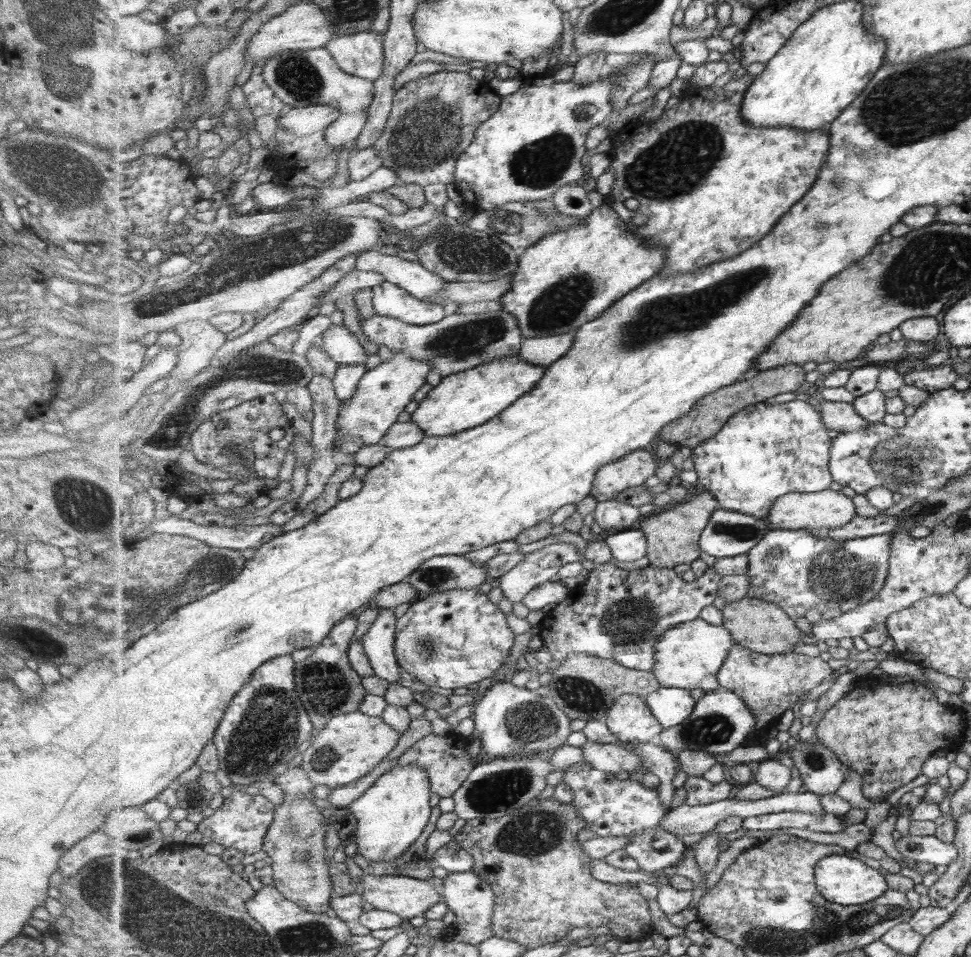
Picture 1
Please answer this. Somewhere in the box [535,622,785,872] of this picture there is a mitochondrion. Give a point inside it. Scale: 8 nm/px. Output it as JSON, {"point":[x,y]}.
{"point":[577,693]}

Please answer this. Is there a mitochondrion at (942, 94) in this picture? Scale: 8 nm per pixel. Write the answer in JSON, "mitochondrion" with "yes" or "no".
{"mitochondrion":"yes"}

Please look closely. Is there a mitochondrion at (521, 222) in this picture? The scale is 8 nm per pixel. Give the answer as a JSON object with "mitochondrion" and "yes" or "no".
{"mitochondrion":"yes"}

